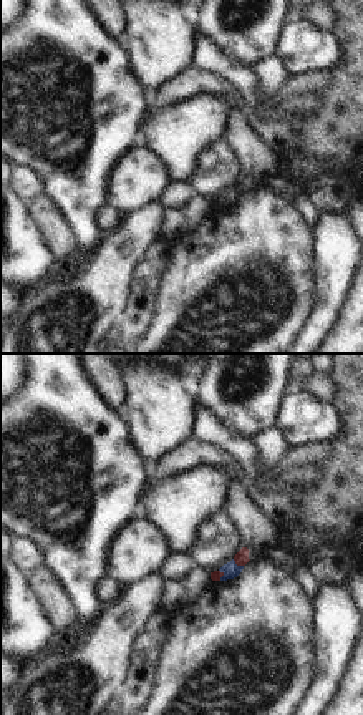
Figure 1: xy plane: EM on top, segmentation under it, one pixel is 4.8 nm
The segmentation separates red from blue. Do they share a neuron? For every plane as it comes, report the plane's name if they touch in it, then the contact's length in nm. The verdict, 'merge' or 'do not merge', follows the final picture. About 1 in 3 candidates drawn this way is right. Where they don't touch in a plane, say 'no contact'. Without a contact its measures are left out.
contact in xy; length 70 nm

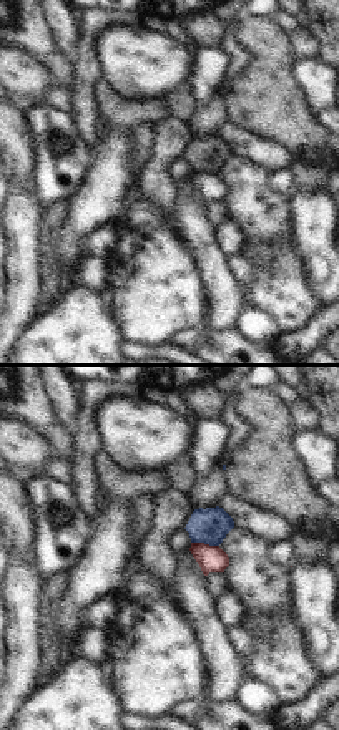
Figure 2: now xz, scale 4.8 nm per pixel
contact in xz; length 140 nm

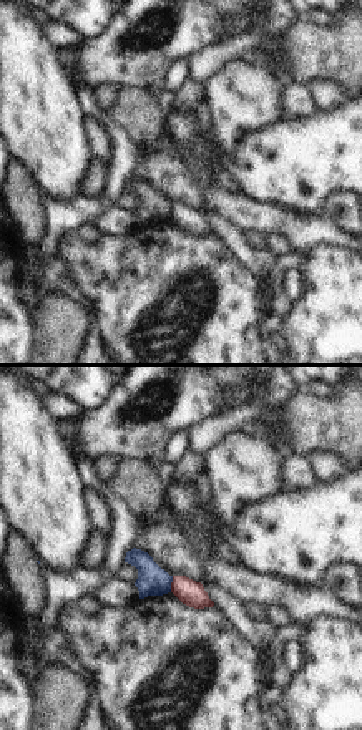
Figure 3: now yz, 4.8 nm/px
contact in yz; length 80 nm

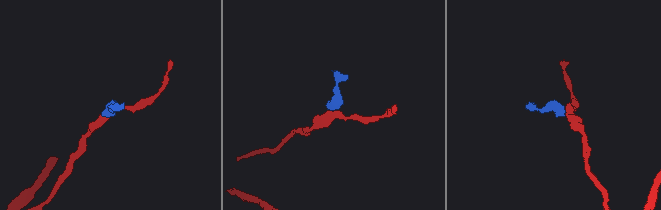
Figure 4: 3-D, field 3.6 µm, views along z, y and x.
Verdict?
do not merge

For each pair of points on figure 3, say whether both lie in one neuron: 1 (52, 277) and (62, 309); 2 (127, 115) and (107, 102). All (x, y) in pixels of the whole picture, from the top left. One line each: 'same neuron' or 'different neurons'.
1: different neurons
2: different neurons

